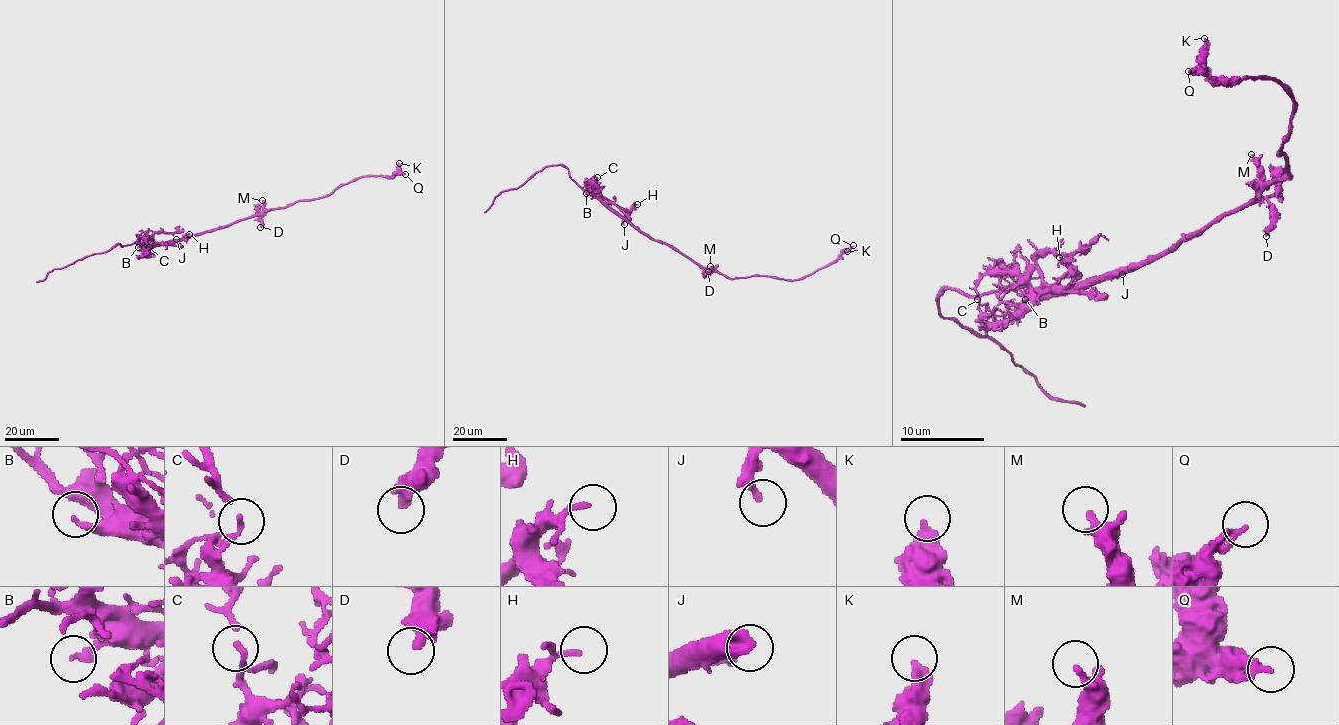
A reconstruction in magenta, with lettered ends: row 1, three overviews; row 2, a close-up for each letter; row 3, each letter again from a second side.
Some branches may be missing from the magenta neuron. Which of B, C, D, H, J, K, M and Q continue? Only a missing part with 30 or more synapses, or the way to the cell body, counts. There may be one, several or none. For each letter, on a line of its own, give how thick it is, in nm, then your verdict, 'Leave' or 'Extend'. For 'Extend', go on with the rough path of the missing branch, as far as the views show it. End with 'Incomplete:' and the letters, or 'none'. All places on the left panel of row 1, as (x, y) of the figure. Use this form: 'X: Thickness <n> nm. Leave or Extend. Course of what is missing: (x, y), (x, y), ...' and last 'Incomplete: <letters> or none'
B: Thickness 220 nm. Leave
C: Thickness 160 nm. Leave
D: Thickness 400 nm. Leave
H: Thickness 150 nm. Leave
J: Thickness 260 nm. Leave
K: Thickness 360 nm. Leave
M: Thickness 240 nm. Leave
Q: Thickness 240 nm. Leave
Incomplete: none

